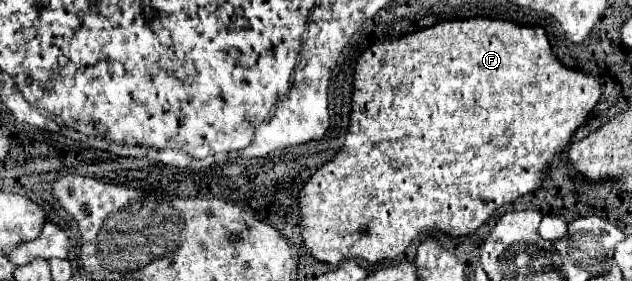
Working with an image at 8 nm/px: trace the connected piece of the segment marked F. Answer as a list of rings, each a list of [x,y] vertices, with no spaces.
[[[472,17],[458,21],[442,21],[418,33],[412,33],[402,39],[386,39],[368,47],[356,65],[354,73],[354,93],[352,93],[352,111],[350,111],[350,131],[346,135],[344,147],[338,155],[318,169],[306,187],[300,193],[300,211],[302,211],[302,235],[308,251],[322,263],[338,265],[346,259],[364,259],[368,263],[378,263],[382,259],[394,259],[404,253],[414,237],[428,229],[444,231],[452,237],[470,235],[480,229],[488,217],[502,205],[514,203],[516,199],[536,191],[544,177],[550,171],[554,159],[570,143],[576,129],[584,123],[588,113],[596,107],[602,95],[602,85],[588,73],[574,71],[564,67],[558,57],[552,53],[546,31],[542,27],[524,29],[524,25],[490,19],[490,17]]]

